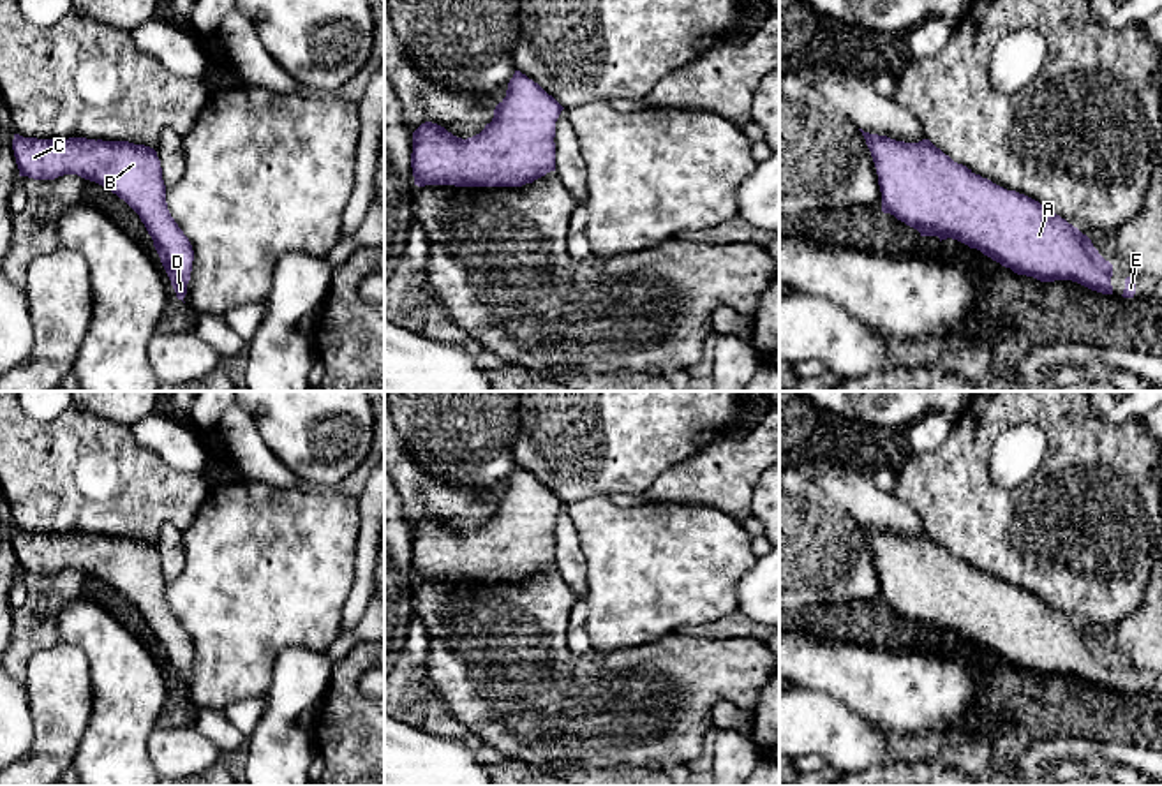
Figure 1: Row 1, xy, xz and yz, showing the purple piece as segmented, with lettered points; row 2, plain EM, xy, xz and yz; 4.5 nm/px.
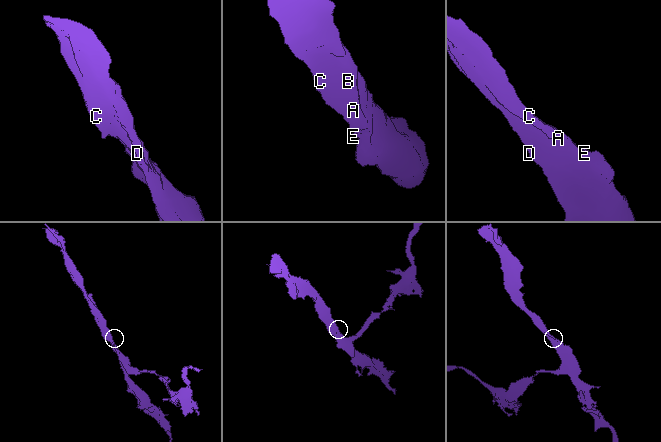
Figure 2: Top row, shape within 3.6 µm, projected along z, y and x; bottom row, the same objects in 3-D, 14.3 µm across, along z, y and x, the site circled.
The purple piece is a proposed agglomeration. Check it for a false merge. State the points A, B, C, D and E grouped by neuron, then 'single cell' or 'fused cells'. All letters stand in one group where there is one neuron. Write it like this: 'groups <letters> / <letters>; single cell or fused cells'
groups A B C D E; single cell

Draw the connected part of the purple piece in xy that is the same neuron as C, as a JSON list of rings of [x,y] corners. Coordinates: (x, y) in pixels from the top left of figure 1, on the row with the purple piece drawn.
[[[14,134],[12,150],[19,176],[55,180],[78,174],[123,199],[145,224],[176,298],[183,301],[194,250],[168,210],[162,167],[153,148],[129,141]]]

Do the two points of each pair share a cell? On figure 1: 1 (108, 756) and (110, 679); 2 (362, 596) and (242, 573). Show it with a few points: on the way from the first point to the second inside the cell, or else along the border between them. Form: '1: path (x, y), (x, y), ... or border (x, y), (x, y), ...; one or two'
1: path (108, 737), (110, 698); one
2: border (357, 554), (357, 578), (342, 610), (341, 631); two

